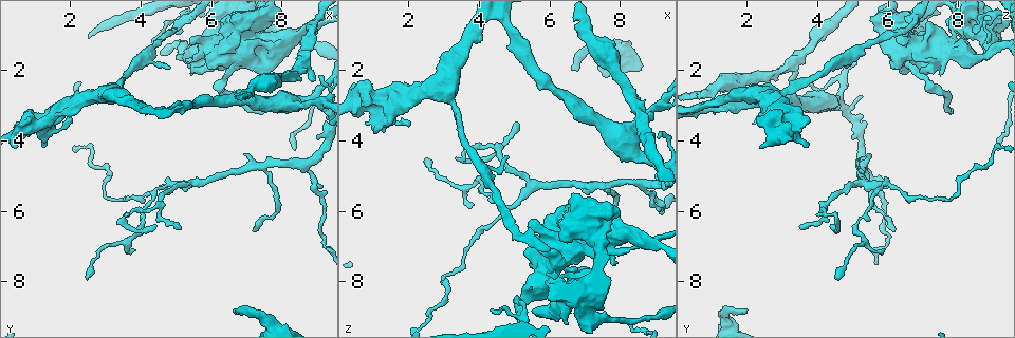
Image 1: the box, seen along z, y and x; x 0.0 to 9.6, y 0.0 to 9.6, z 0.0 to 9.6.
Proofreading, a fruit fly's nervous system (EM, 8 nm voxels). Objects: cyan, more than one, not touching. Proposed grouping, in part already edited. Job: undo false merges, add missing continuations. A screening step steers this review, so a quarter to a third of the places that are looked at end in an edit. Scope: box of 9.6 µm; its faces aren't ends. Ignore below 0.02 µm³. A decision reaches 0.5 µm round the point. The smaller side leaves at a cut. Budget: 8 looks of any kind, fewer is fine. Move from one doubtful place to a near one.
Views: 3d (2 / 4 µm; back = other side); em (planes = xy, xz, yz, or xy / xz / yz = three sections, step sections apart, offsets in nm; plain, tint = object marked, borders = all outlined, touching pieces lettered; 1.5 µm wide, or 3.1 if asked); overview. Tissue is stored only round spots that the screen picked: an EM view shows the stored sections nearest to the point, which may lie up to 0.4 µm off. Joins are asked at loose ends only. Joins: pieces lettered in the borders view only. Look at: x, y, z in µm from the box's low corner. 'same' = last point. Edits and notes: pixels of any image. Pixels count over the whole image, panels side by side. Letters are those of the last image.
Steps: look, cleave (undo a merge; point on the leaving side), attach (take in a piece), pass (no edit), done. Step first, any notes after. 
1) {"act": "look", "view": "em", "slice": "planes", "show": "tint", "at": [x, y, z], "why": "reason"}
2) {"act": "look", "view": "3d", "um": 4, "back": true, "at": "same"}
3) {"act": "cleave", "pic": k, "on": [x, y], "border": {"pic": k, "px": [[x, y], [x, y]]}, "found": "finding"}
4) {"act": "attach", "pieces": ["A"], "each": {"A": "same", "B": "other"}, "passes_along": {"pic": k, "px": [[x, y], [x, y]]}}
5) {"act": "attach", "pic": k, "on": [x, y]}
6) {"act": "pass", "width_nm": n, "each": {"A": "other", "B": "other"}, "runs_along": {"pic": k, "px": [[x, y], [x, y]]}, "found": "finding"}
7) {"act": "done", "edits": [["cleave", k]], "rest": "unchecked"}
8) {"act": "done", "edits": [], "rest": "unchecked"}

{"act": "look", "view": "em", "slice": "planes", "show": "borders", "at": [1.55, 3.20, 2.35], "why": "free end"}

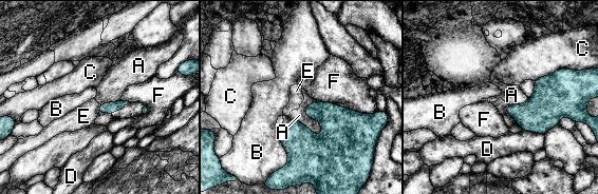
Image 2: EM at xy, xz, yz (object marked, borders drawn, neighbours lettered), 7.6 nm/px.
{"act": "pass", "each": {"A": "other", "B": "other", "C": "other", "D": "other", "E": "other", "F": "other"}, "found": "none of them fits"}

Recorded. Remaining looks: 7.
{"act": "look", "view": "3d", "um": 2, "at": [3.55, 2.80, 1.35], "why": "sudden change in width"}

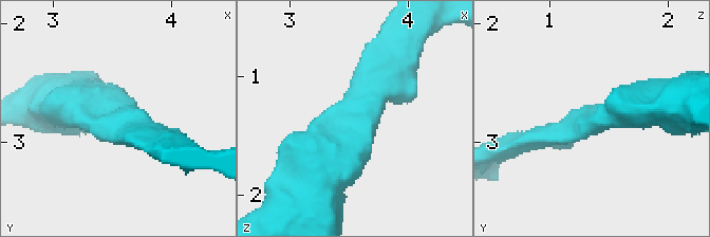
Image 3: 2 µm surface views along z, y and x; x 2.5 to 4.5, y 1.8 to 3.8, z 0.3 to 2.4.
{"act": "look", "view": "em", "slice": "xy", "step": 8, "show": "tint", "at": [3.58, 2.82, 1.42], "why": "now the EM"}

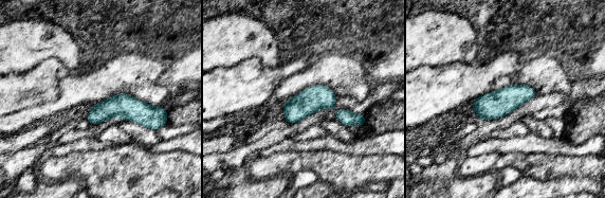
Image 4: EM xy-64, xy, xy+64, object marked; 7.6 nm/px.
{"act": "look", "view": "em", "slice": "planes", "show": "borders", "at": "same"}

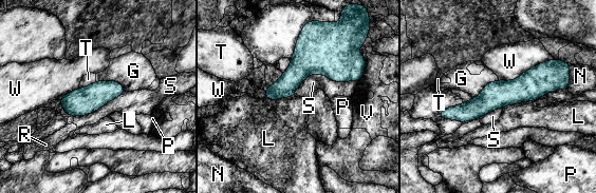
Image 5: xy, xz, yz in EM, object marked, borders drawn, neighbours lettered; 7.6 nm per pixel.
{"act": "pass", "each": {"G": "other", "L": "other", "N": "other", "P": "other", "R": "other", "S": "other", "T": "other", "V": "other", "W": "other"}, "border": {"pic": 5, "px": [[532, 100], [510, 103], [502, 108]]}, "found": "one neuron here"}

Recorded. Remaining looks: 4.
{"act": "look", "view": "em", "slice": "planes", "show": "borders", "at": [5.05, 6.45, 3.50], "why": "an open end"}

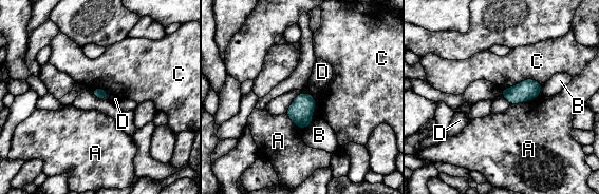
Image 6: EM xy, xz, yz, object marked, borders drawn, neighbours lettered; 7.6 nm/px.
{"act": "pass", "width_nm": 80, "each": {"A": "other", "B": "other", "C": "other", "D": "other"}, "found": "no lettered piece goes on from it"}

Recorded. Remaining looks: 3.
{"act": "done", "edits": [], "rest": "unchecked"}

